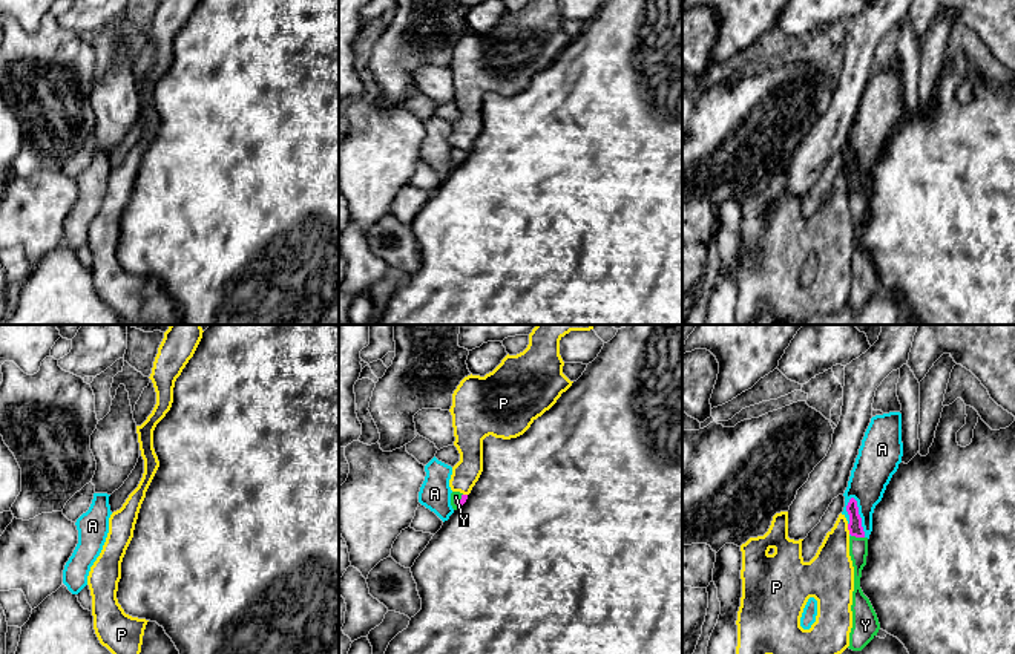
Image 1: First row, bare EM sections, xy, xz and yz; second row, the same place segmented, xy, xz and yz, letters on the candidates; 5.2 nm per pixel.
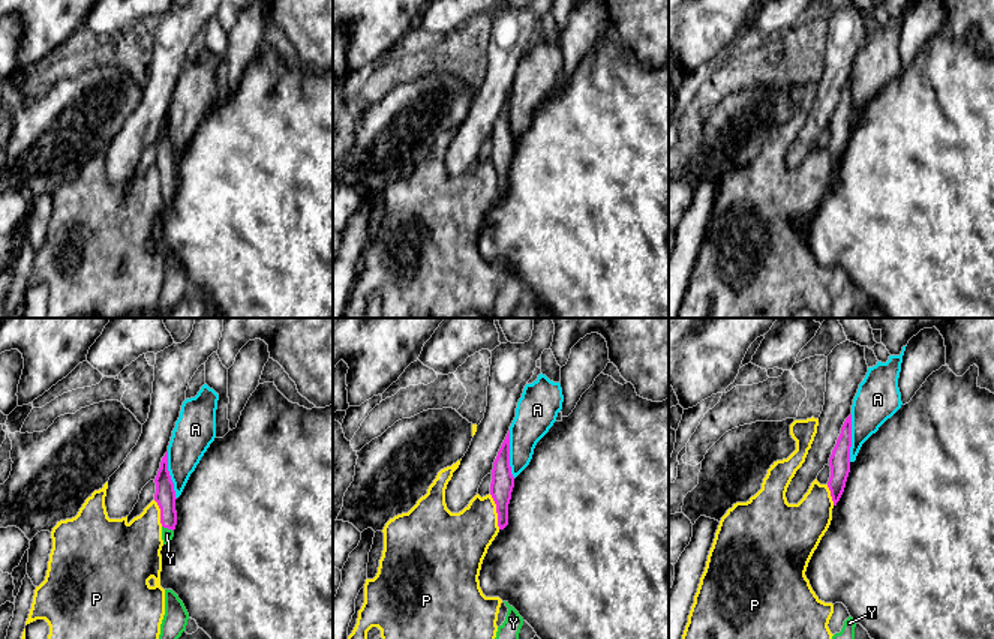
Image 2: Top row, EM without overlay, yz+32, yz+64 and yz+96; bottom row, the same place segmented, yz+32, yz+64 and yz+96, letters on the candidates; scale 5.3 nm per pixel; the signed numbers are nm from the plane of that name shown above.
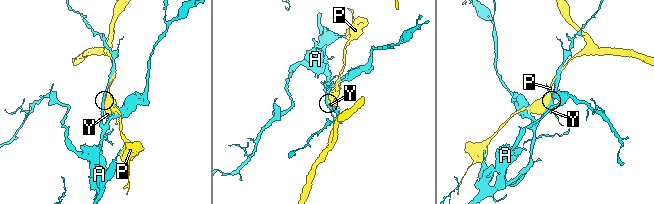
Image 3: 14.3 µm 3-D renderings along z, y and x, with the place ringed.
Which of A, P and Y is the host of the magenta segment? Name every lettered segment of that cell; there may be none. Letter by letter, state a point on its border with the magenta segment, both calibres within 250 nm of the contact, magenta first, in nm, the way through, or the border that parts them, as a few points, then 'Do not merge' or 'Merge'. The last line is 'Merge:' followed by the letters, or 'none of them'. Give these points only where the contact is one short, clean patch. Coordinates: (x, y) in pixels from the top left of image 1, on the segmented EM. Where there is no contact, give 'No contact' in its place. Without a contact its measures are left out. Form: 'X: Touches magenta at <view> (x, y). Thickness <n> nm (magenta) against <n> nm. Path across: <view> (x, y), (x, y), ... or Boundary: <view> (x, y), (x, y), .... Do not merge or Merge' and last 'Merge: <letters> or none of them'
A: Touches magenta at yz (859, 516). Thickness 70 nm (magenta) against 200 nm. Do not merge
P: Touches magenta at yz (848, 529). Thickness 70 nm (magenta) against 240 nm. Do not merge
Y: Touches magenta at yz (857, 536). Thickness 70 nm (magenta) against 100 nm. Path across: yz (854, 526), (857, 536), (857, 546). Merge
Merge: Y

